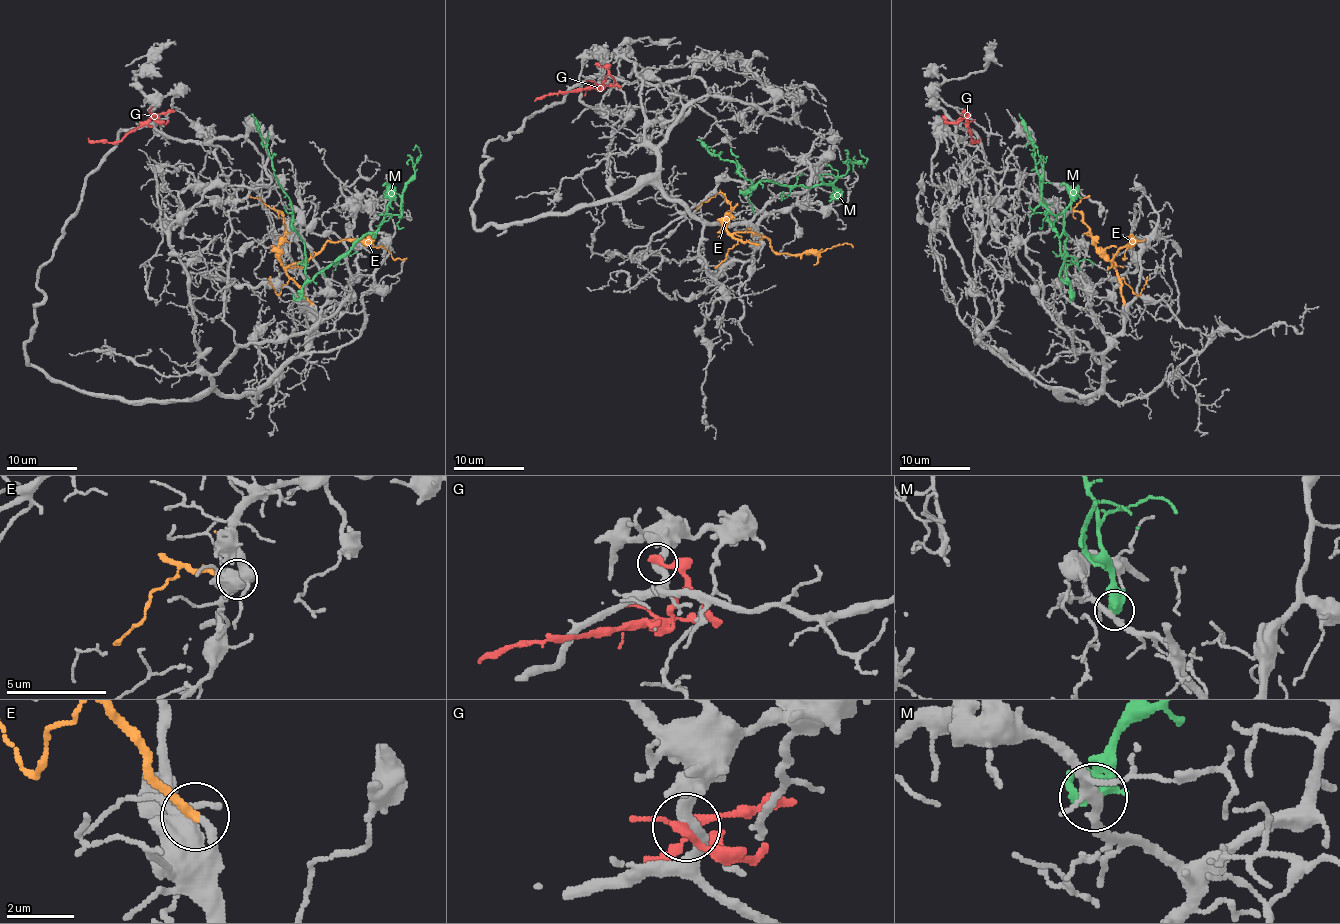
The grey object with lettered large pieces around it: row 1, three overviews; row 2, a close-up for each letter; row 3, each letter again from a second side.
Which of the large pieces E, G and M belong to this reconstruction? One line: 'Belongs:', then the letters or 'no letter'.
Belongs: E

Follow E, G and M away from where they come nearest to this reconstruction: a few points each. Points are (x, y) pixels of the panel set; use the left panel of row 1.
E: (312, 304), (287, 269), (308, 261), (328, 242), (367, 240), (374, 247), (384, 247), (393, 258), (406, 258)
G: (152, 116), (161, 121), (154, 118), (132, 128), (120, 141), (95, 141), (88, 137)
M: (297, 299), (301, 288), (386, 215), (399, 214), (404, 183), (420, 155), (416, 146), (413, 150)

